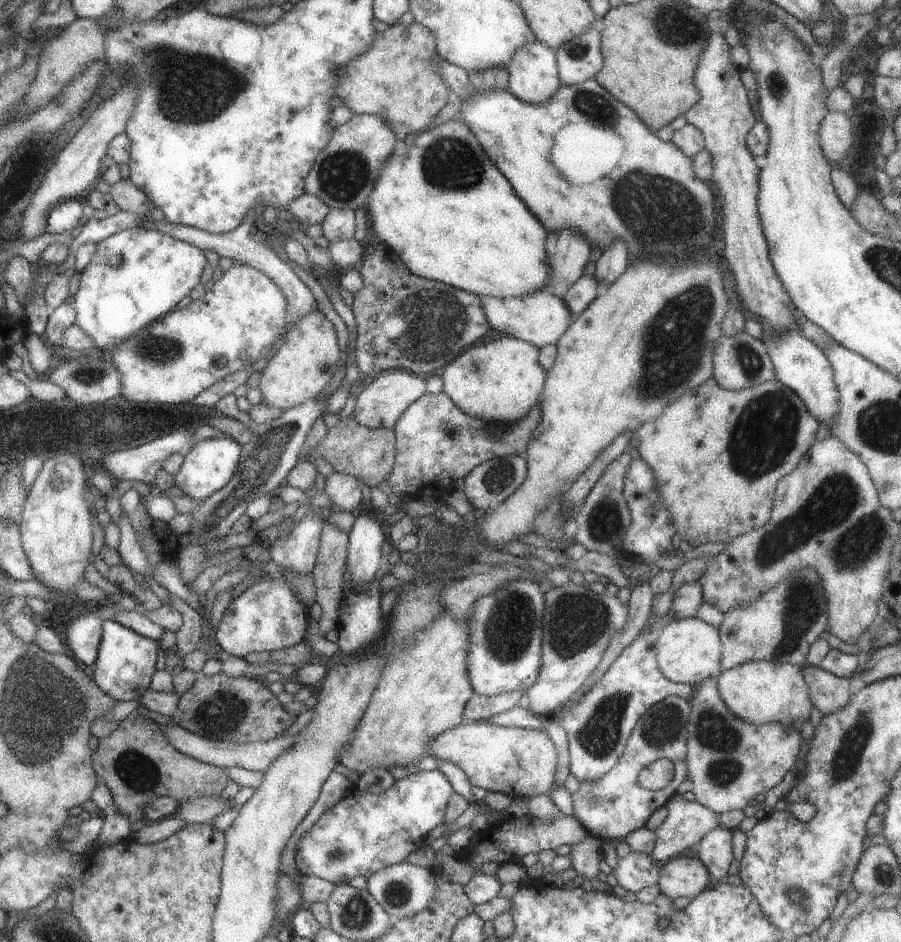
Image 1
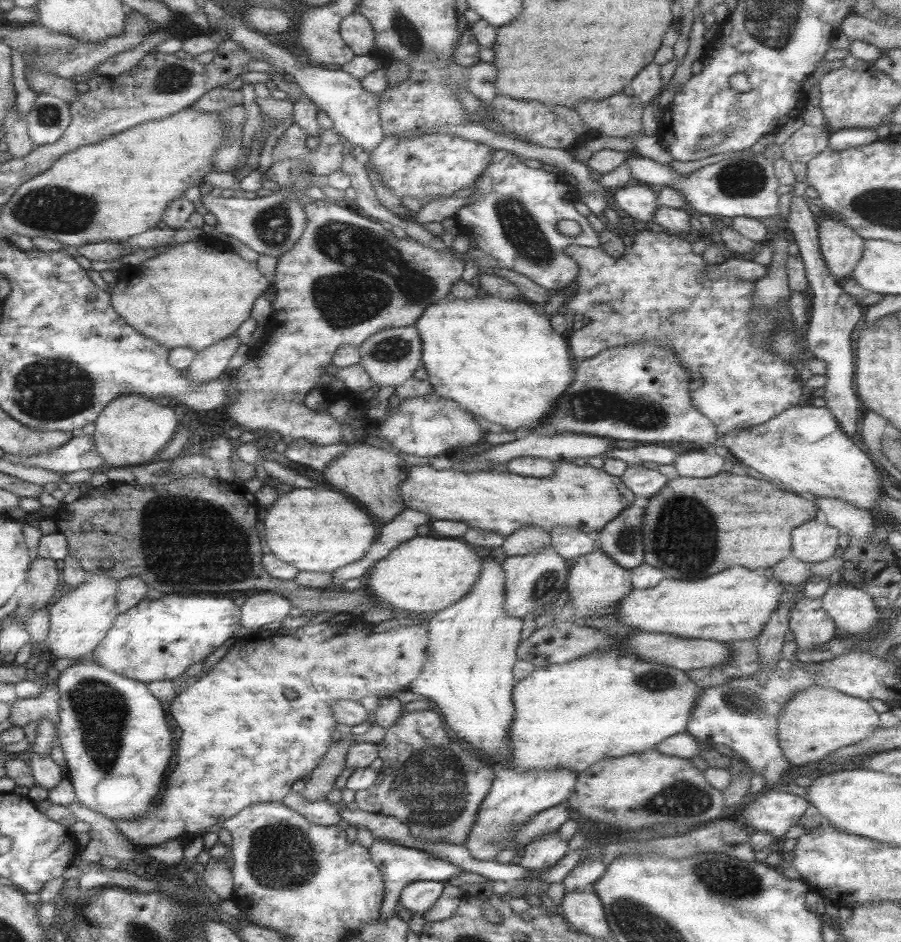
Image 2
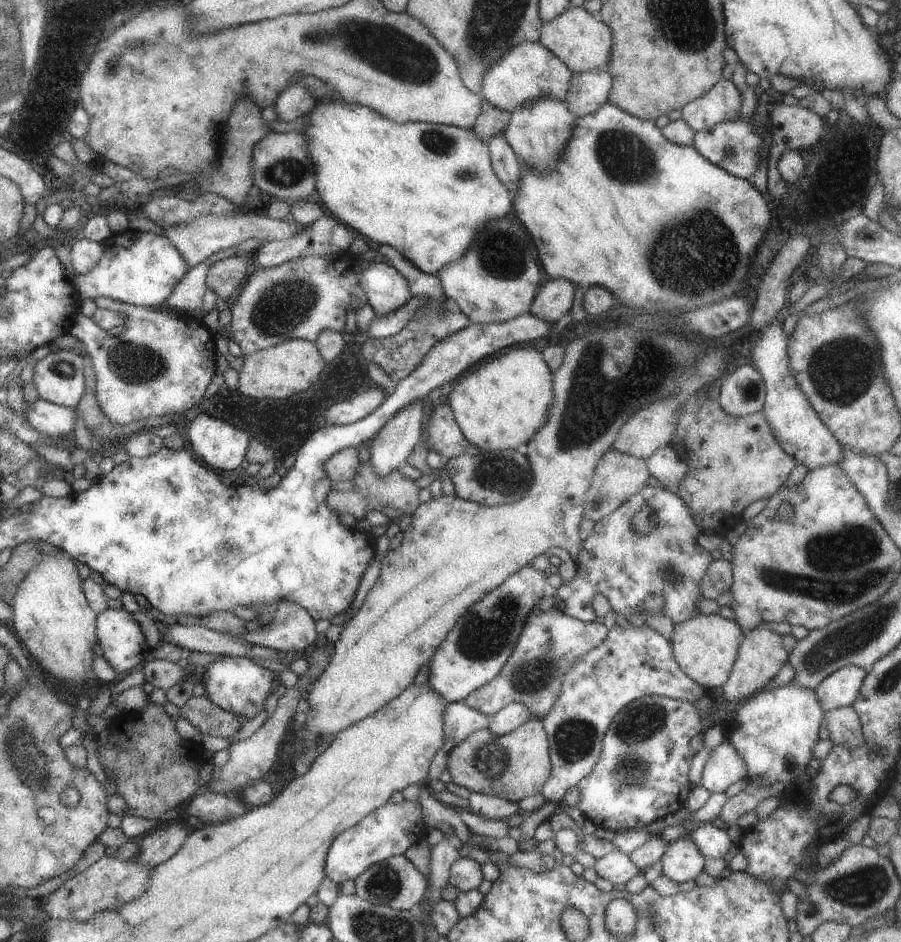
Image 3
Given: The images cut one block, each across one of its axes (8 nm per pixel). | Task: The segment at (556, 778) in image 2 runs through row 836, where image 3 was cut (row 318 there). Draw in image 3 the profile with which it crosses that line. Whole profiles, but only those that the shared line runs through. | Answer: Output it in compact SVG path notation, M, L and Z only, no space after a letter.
M508 215L500 216L499 218L485 221L484 223L479 223L478 227L475 228L471 242L468 244L466 251L457 259L444 264L442 268L439 268L435 275L438 278L440 290L443 291L445 298L451 298L455 304L459 307L459 310L469 319L470 323L500 323L520 315L522 312L528 312L529 305L534 299L535 292L537 292L537 284L539 284L539 268L537 264L533 262L533 252L529 250L529 246L532 245L530 236L527 234L526 230L521 226L519 222L514 220Z

